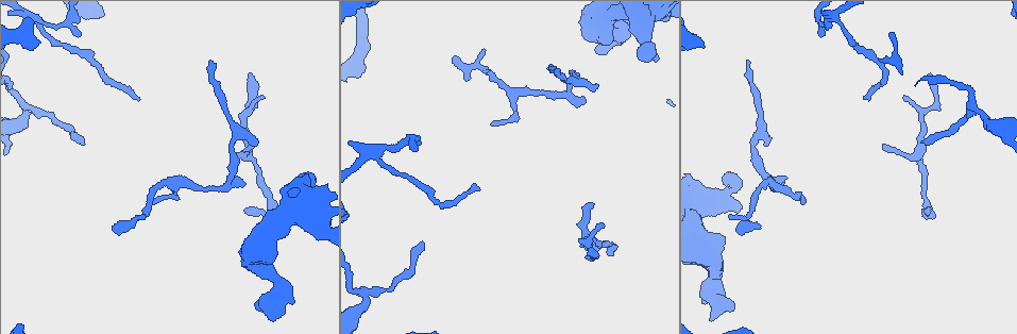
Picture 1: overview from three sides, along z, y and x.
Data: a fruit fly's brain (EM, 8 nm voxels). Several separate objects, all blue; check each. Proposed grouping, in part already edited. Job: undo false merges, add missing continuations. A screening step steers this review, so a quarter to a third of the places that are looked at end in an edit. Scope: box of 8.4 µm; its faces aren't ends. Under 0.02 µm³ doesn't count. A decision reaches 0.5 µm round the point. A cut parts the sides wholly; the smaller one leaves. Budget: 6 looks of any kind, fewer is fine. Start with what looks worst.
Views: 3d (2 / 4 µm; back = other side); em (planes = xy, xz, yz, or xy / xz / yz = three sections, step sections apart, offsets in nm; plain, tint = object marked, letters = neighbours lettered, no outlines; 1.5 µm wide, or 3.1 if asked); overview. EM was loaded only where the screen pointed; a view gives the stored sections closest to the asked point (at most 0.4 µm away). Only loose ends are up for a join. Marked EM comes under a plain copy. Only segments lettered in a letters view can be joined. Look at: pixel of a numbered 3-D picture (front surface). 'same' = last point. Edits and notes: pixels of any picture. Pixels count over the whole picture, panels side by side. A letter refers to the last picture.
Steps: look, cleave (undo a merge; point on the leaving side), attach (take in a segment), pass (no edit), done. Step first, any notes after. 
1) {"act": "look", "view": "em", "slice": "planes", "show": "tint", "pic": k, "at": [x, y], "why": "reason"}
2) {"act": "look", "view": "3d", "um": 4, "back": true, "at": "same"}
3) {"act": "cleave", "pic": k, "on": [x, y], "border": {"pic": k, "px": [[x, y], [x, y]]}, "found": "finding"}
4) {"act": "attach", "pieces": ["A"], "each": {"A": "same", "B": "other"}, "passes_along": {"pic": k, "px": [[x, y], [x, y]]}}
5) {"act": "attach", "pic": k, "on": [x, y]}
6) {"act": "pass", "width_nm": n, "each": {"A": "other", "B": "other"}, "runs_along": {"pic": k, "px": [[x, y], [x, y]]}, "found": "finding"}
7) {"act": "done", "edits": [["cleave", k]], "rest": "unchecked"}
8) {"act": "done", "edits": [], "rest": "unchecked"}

{"act": "look", "view": "em", "slice": "yz", "step": 8, "show": "letters", "pic": 1, "at": [882, 145], "why": "free end"}

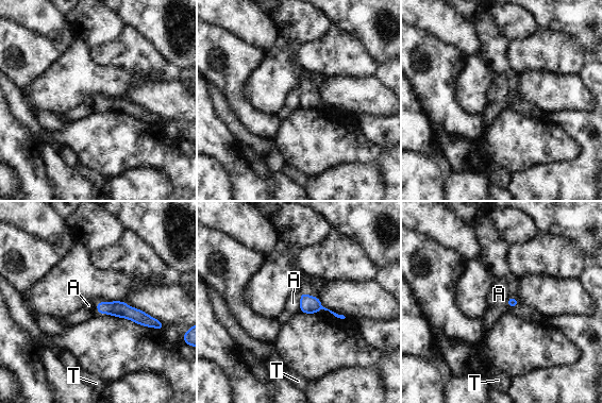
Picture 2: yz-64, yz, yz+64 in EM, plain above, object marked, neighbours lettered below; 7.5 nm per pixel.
{"act": "pass", "width_nm": 70, "each": {"A": "other", "T": "other"}, "found": "none of them fits"}

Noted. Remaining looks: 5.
{"act": "look", "view": "em", "slice": "planes", "show": "letters", "pic": 1, "at": [645, 51], "why": "abrupt turn"}

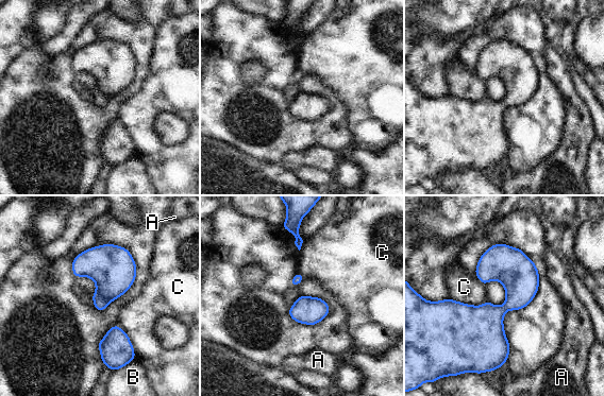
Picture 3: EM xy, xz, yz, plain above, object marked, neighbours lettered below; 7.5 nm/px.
{"act": "pass", "width_nm": 140, "each": {"A": "other", "B": "other", "C": "other"}, "border": {"pic": 3, "px": [[448, 298], [472, 305], [486, 302]]}, "found": "continuous, no second neuron"}

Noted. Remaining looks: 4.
{"act": "look", "view": "em", "slice": "xz", "step": 8, "show": "tint", "pic": 1, "at": [490, 123], "why": "thin end"}

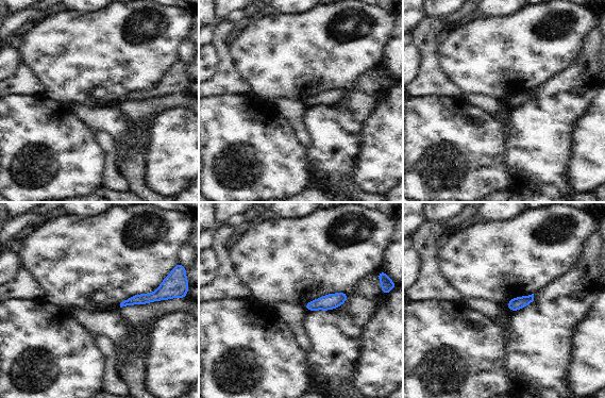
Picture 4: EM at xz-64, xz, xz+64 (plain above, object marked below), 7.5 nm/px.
{"act": "look", "view": "em", "slice": "planes", "show": "letters", "at": "same"}

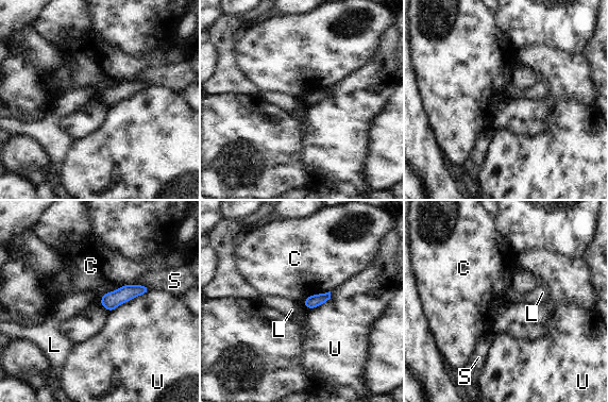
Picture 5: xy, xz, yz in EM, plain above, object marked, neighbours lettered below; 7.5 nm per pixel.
{"act": "pass", "longest_contact_nm": ["U", 360], "each": {"C": "other", "L": "other", "S": "other", "U": "other"}, "found": "none of them fits"}

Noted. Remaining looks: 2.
{"act": "done", "edits": [], "rest": "unchecked"}

